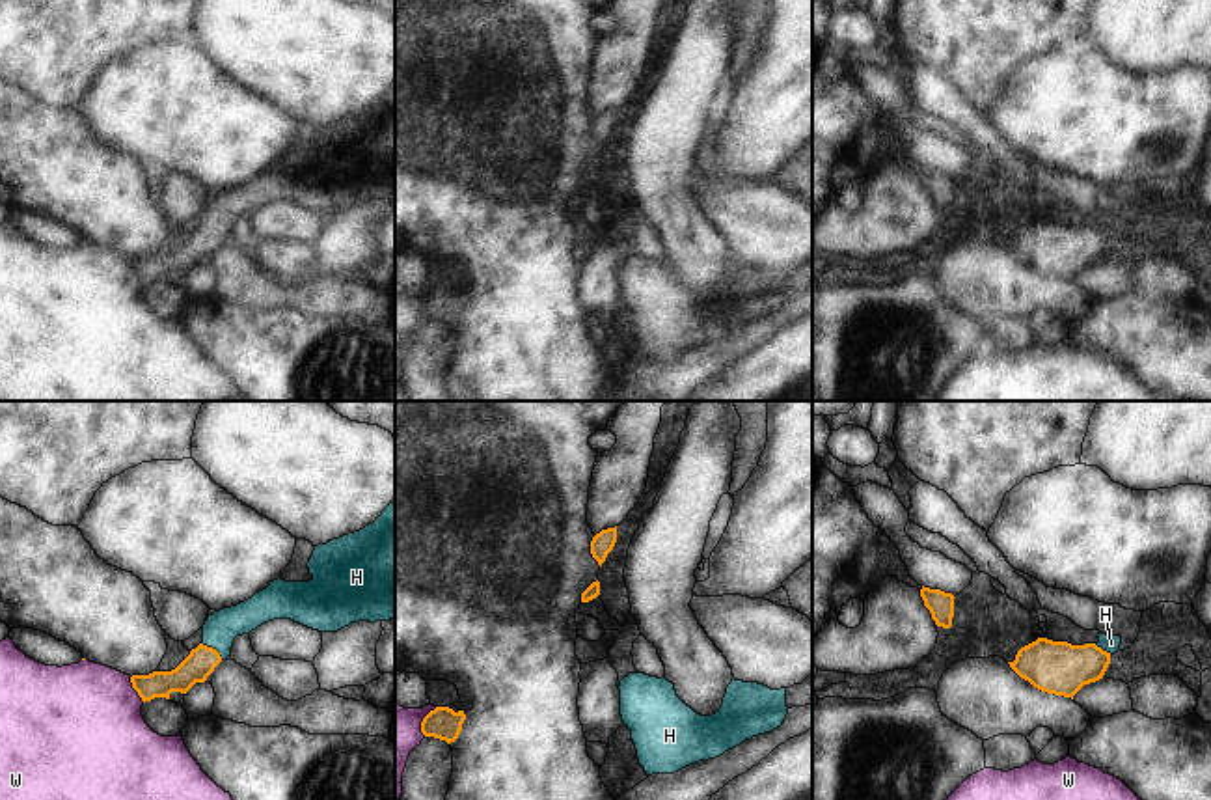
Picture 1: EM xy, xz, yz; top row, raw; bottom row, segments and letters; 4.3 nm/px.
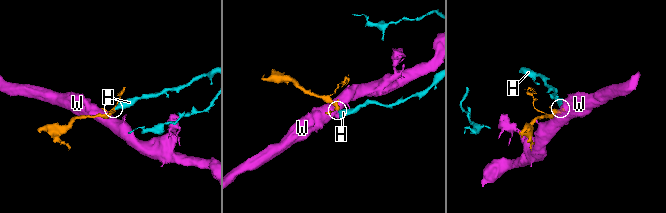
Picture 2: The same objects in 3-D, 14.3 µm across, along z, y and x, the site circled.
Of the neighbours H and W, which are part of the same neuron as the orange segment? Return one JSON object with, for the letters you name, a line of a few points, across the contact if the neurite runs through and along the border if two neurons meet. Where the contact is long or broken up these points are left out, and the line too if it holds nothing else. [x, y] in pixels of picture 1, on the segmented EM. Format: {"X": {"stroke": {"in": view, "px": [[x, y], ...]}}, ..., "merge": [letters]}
{"H": {"stroke": {"in": "xy", "px": [[202, 661], [211, 648], [222, 627]]}}, "merge": ["H"]}

